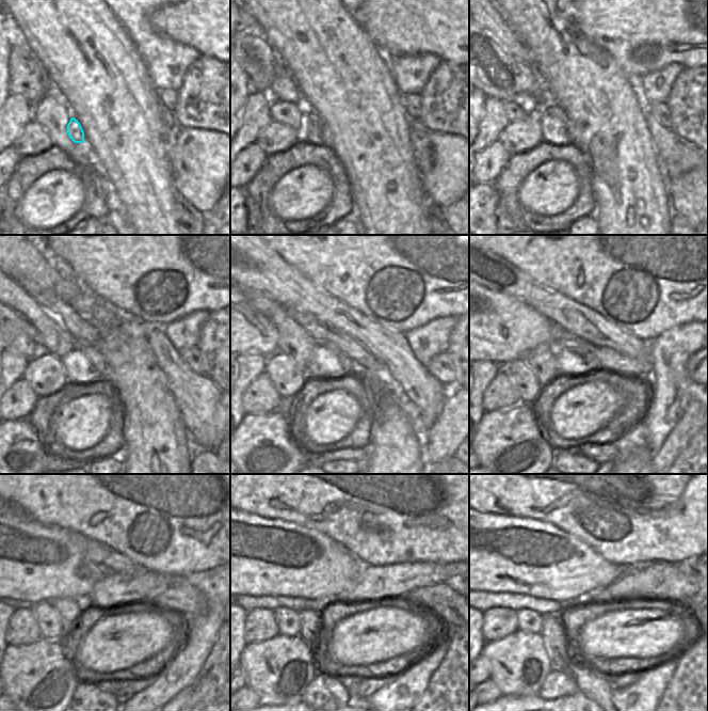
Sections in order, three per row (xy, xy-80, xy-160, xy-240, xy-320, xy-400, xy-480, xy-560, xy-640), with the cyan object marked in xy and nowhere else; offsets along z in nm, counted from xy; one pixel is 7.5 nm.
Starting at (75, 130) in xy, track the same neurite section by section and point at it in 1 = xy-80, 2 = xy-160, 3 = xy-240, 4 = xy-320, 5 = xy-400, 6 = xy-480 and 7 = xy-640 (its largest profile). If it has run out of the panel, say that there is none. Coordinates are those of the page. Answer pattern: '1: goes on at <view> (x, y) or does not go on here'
1: goes on at xy-80 (312, 132)
2: goes on at xy-160 (553, 120)
3: goes on at xy-240 (84, 364)
4: goes on at xy-320 (326, 364)
5: goes on at xy-400 (575, 358)
6: goes on at xy-480 (113, 591)
7: goes on at xy-640 (686, 566)

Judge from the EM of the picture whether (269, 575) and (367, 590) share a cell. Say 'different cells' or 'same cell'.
different cells

